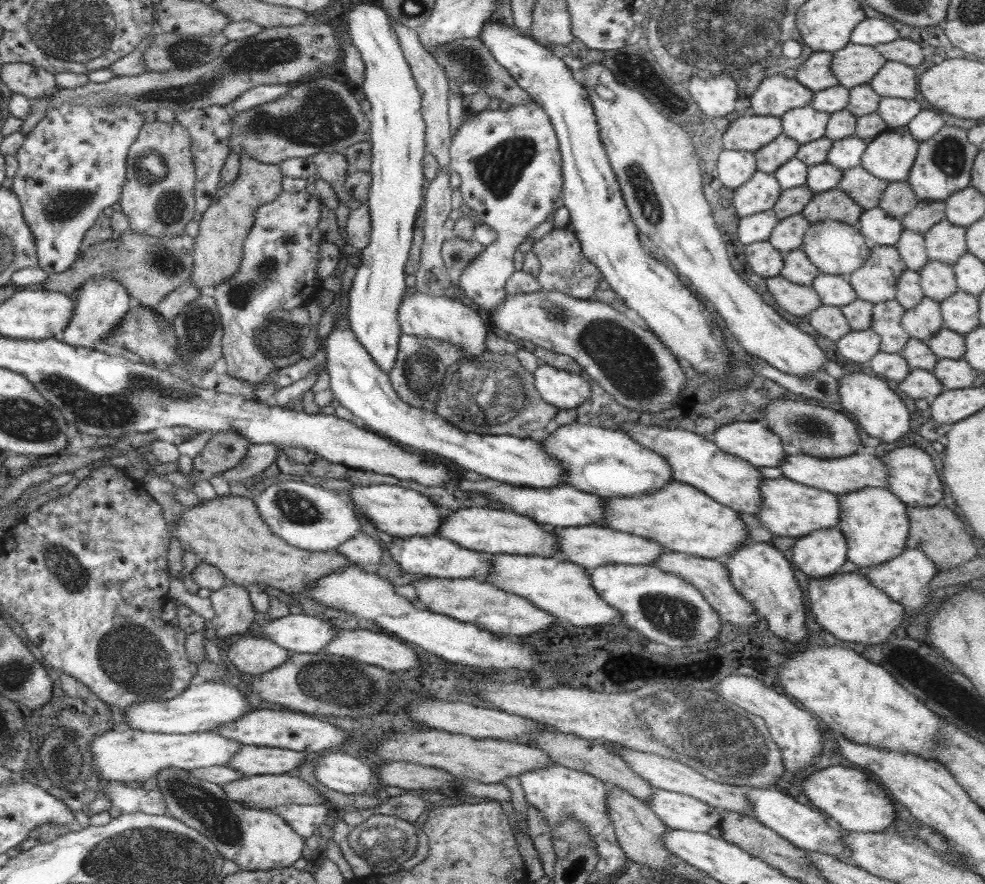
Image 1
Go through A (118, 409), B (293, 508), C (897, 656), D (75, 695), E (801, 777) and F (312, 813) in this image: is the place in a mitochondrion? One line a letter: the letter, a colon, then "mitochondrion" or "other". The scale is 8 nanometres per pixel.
A: mitochondrion
B: mitochondrion
C: other
D: other
E: other
F: other

